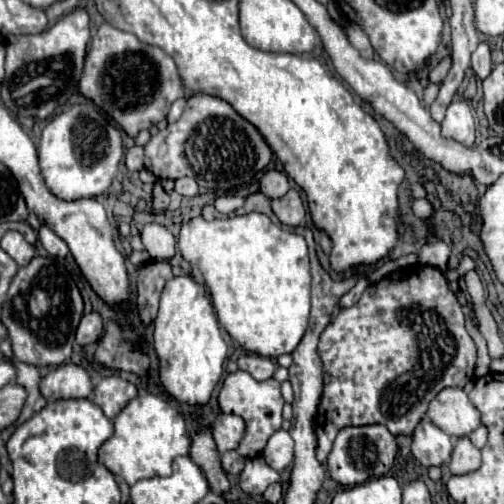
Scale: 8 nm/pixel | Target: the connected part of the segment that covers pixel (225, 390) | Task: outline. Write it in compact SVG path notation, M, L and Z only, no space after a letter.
M233 372L233 374L227 374L227 378L223 380L223 386L221 386L221 392L219 392L219 406L225 414L237 414L245 420L247 424L247 432L245 432L245 438L241 440L237 452L245 458L255 458L261 454L261 450L265 448L269 436L281 428L281 410L283 410L283 396L281 396L281 390L279 390L279 382L275 378L269 378L269 380L263 380L263 382L257 382L255 378L251 378L251 374L247 372Z

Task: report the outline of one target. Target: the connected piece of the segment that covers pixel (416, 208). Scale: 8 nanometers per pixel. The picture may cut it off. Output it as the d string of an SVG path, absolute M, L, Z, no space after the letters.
M425 198L415 200L415 202L413 202L413 214L415 214L417 218L421 218L421 220L429 220L429 218L433 216L433 206L431 206Z

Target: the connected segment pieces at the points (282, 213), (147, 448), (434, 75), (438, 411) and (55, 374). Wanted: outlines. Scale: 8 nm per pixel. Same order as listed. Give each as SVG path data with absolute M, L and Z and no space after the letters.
M289 190L283 198L273 200L273 212L287 226L299 226L305 222L305 208L297 190Z
M143 394L133 398L113 420L115 424L115 434L99 448L99 464L105 464L115 476L121 476L129 486L143 478L153 478L153 476L167 476L171 474L171 462L177 456L187 456L189 454L189 434L185 428L183 416L173 408L167 400L155 396L155 394Z
M445 56L441 62L437 62L437 64L433 66L433 70L429 72L429 80L431 80L431 82L441 82L441 80L447 76L449 68L451 68L451 56Z
M461 388L441 390L429 404L427 418L451 438L469 436L481 426L479 410L469 402Z
M63 364L41 380L41 394L45 398L89 398L93 394L93 382L83 366Z

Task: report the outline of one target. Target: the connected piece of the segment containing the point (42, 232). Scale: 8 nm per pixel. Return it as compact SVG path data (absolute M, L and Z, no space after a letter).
M41 226L41 228L39 228L39 240L41 240L43 248L49 252L49 256L63 258L63 256L69 254L67 244L65 244L53 230L49 230L47 226Z

